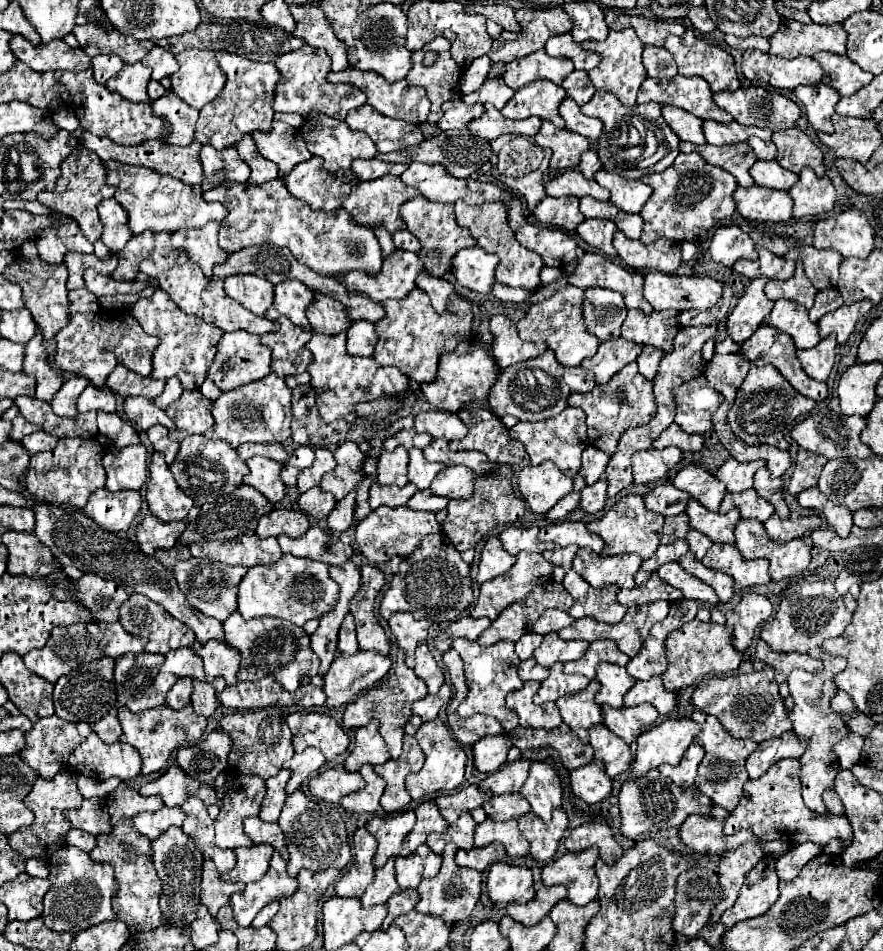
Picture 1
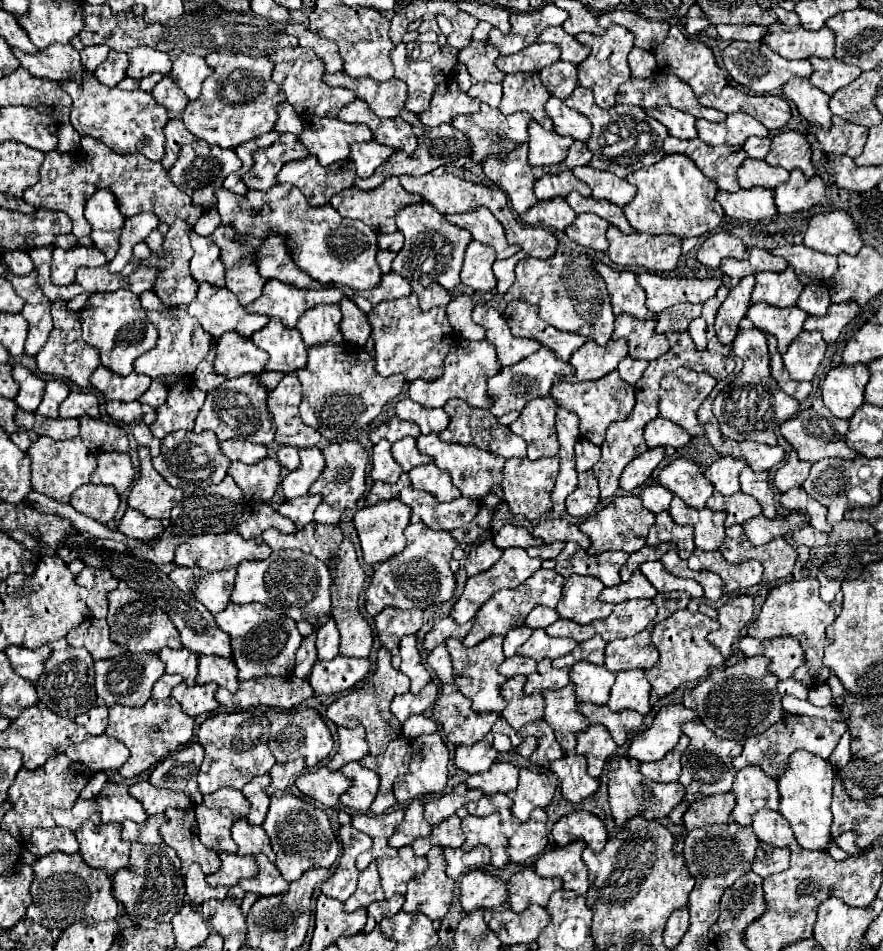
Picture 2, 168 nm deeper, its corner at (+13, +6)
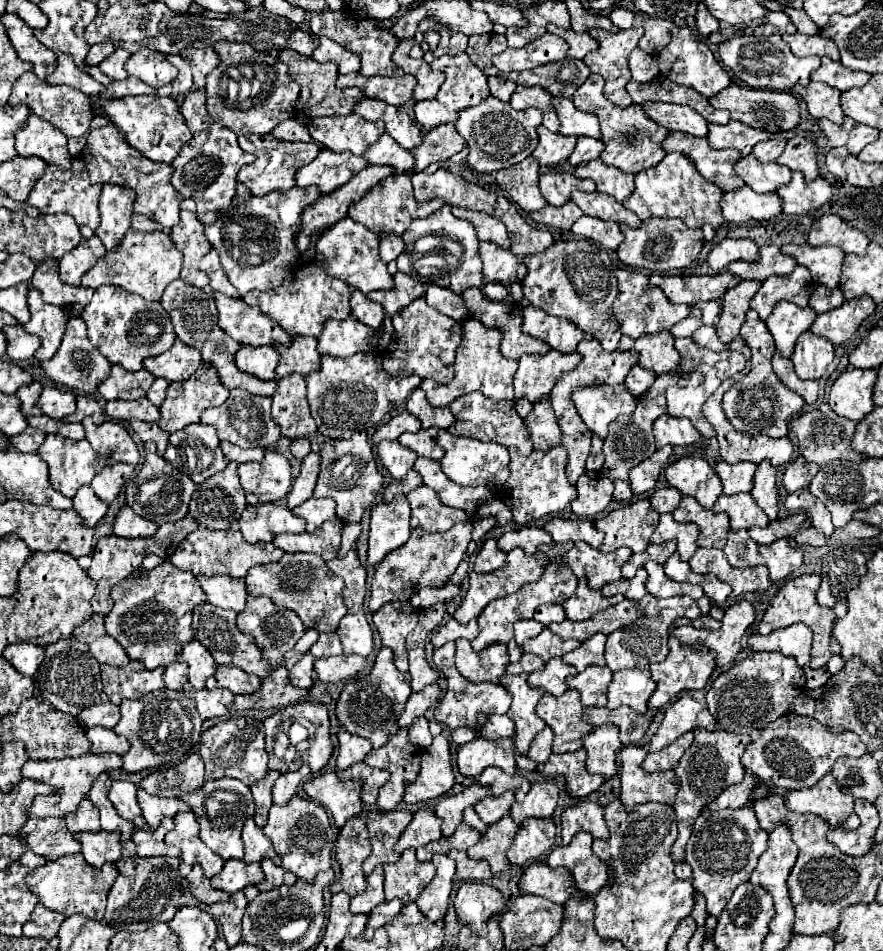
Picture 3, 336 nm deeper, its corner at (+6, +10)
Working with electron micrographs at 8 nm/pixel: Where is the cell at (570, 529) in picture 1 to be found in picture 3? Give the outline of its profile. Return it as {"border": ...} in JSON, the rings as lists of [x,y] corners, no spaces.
{"border":[[[552,518],[544,524],[544,530],[554,538],[554,542],[586,542],[592,548],[598,548],[604,540],[604,534],[594,528],[592,520],[586,518],[574,518],[574,520],[564,520],[564,518]]]}

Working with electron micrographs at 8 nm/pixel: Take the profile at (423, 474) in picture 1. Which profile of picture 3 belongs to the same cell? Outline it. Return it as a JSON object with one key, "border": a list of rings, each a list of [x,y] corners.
{"border":[[[428,428],[428,430],[420,430],[416,434],[402,434],[398,438],[398,442],[406,448],[412,448],[418,456],[426,456],[432,460],[440,460],[444,456],[444,450],[440,446],[436,446],[436,434],[438,428]]]}

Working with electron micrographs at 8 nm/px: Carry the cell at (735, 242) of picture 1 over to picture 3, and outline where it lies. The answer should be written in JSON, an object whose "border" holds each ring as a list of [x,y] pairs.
{"border":[[[724,238],[708,254],[708,264],[714,270],[722,270],[734,260],[748,260],[748,262],[758,260],[758,246],[748,238],[738,238],[738,240]]]}

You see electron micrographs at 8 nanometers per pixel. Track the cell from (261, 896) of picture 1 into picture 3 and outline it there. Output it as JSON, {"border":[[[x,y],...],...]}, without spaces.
{"border":[[[264,860],[264,862],[262,862],[262,870],[264,870],[266,878],[264,878],[260,884],[256,884],[256,888],[262,890],[262,892],[266,892],[266,890],[274,890],[274,888],[280,888],[282,884],[292,886],[292,884],[298,880],[292,872],[284,870],[282,866],[276,866],[272,860]]]}

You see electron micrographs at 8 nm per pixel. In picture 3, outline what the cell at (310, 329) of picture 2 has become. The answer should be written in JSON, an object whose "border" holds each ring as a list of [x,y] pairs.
{"border":[[[352,316],[346,320],[328,318],[322,334],[318,336],[318,352],[346,358],[356,352],[374,350],[378,344],[378,334],[378,330],[368,328]]]}

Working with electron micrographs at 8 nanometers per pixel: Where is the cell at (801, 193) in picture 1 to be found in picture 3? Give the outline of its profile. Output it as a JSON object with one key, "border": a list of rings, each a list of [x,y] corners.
{"border":[[[792,172],[792,180],[776,190],[782,198],[782,210],[786,214],[804,214],[808,210],[820,208],[832,198],[832,186],[824,178],[806,182],[802,172]]]}

